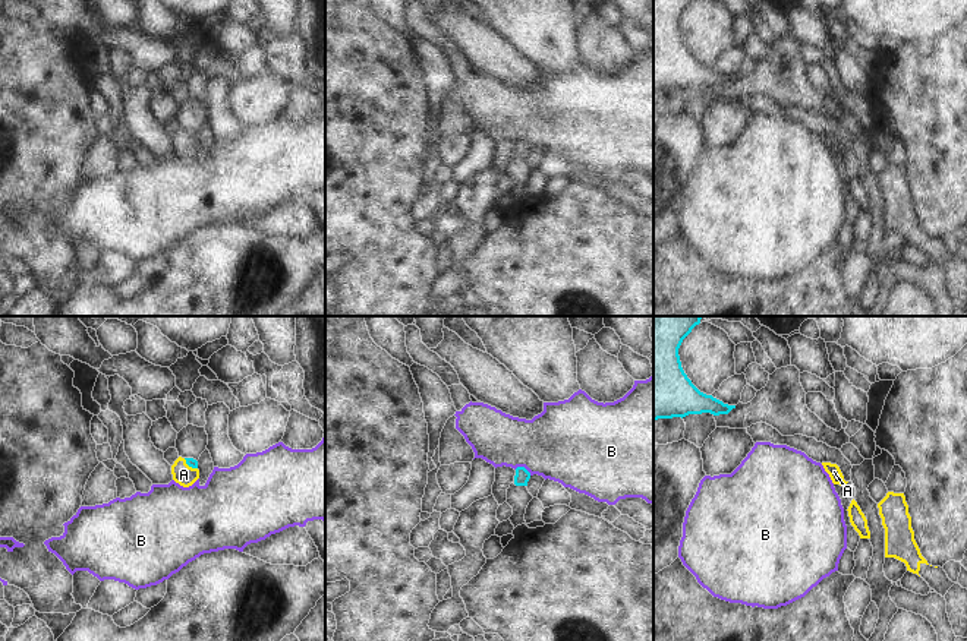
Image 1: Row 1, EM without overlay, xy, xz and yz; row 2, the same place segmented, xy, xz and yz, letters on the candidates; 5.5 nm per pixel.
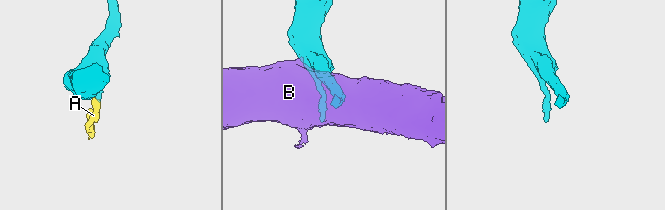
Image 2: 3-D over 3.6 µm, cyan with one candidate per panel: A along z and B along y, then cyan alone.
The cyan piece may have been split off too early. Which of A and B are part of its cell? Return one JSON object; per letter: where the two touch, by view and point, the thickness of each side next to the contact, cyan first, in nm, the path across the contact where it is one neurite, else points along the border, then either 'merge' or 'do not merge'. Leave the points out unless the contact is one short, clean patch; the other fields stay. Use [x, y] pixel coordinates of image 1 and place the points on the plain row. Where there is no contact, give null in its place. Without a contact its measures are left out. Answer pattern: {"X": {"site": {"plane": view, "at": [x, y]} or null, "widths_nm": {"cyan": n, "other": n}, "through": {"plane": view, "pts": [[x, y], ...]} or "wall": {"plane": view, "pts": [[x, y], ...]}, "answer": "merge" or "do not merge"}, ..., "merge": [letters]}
{"A": {"site": {"plane": "xy", "at": [189, 138]}, "widths_nm": {"cyan": 50, "other": 120}, "through": {"plane": "xy", "pts": [[192, 135], [189, 138], [183, 147]]}, "answer": "merge"}, "B": {"site": {"plane": "xz", "at": [523, 139]}, "widths_nm": {"cyan": 80, "other": 420}, "wall": {"plane": "xz", "pts": [[515, 141], [523, 139], [531, 147]]}, "answer": "do not merge"}, "merge": ["A"]}

